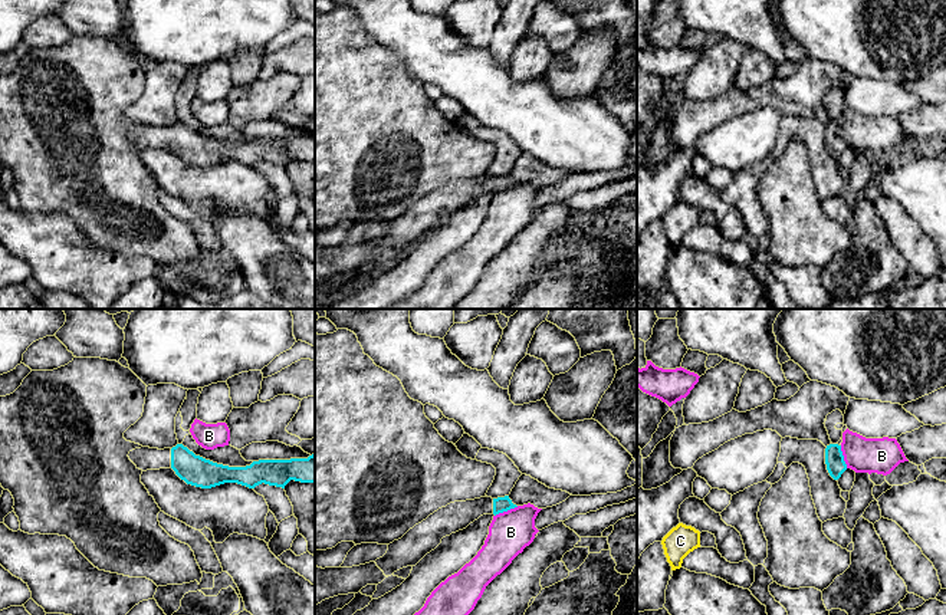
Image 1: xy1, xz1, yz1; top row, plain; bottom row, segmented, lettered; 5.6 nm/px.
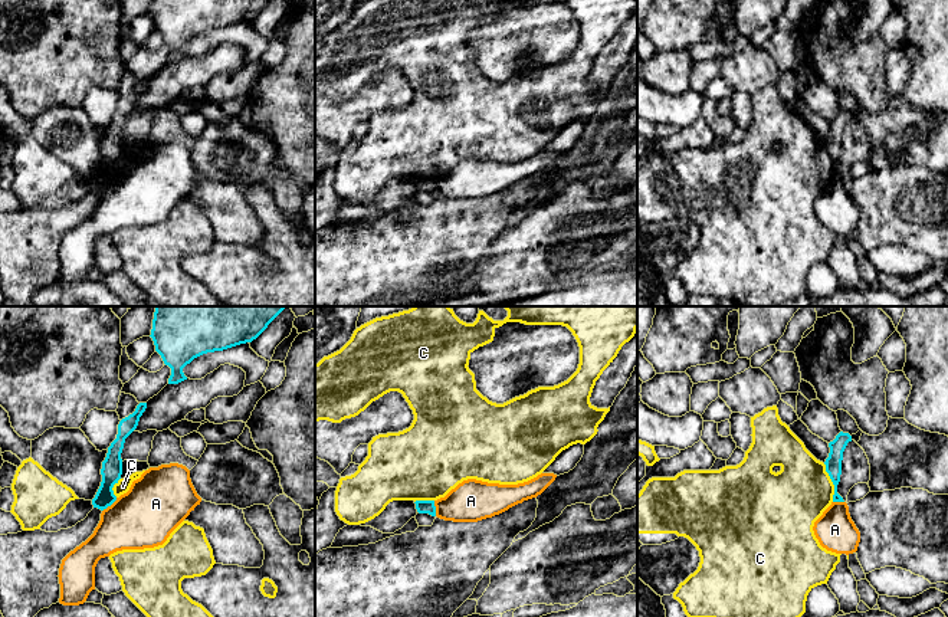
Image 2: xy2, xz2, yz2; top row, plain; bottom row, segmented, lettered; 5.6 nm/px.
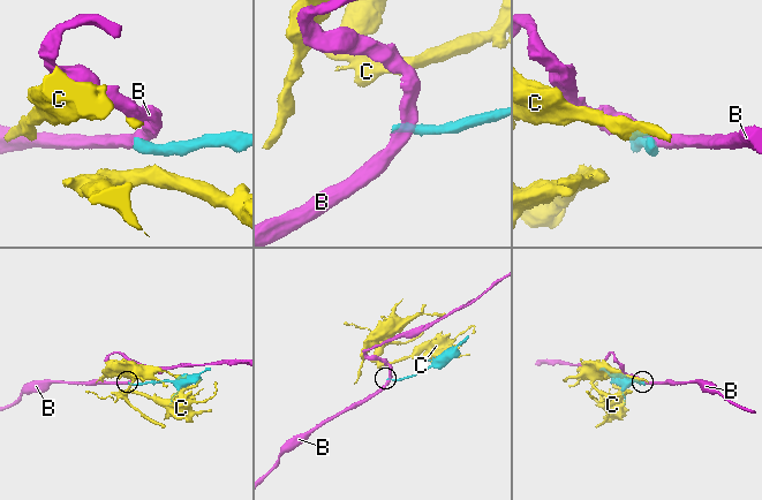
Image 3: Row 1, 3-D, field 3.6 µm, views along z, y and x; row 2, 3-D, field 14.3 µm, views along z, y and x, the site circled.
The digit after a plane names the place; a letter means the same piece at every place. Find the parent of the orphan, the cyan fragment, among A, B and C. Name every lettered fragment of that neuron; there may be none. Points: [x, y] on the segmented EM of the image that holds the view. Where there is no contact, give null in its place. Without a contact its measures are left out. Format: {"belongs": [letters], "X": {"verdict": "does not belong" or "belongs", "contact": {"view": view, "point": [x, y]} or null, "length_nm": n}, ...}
{"belongs": [], "A": {"verdict": "does not belong", "contact": {"view": "xy2", "point": [110, 505]}, "length_nm": 120}, "B": {"verdict": "does not belong", "contact": {"view": "xz1", "point": [506, 510]}, "length_nm": 150}, "C": {"verdict": "does not belong", "contact": {"view": "yz2", "point": [832, 481]}, "length_nm": 220}}

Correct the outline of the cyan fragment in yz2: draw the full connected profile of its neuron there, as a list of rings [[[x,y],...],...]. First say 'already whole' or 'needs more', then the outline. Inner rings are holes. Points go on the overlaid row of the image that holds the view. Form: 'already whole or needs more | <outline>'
already whole | [[[840,431],[836,436],[836,439],[829,443],[830,453],[824,465],[826,465],[826,472],[829,473],[834,485],[833,502],[844,502],[843,498],[837,493],[837,485],[840,482],[840,475],[842,475],[843,452],[849,442],[852,442],[852,436],[849,433]]]

